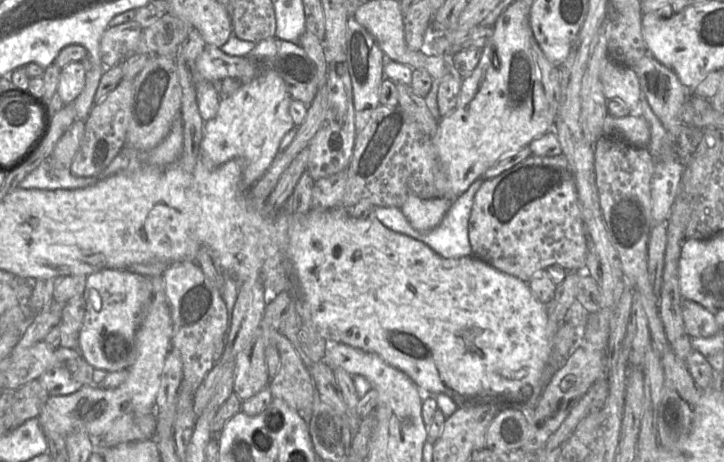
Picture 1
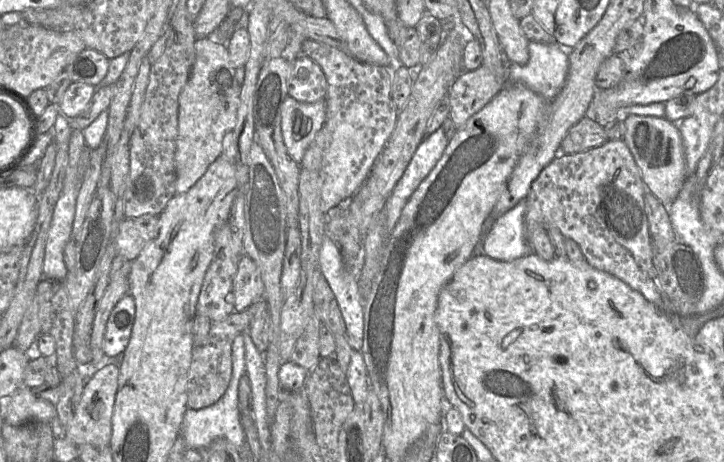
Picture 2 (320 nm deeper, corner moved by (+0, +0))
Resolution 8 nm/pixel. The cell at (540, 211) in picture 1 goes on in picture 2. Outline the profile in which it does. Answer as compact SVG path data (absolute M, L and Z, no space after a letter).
M622 139L607 141L581 153L559 153L540 172L525 198L527 238L529 226L543 226L545 230L547 227L557 227L565 238L571 238L579 245L589 265L620 279L660 310L672 313L675 310L672 301L660 291L657 282L644 195L641 172Z

